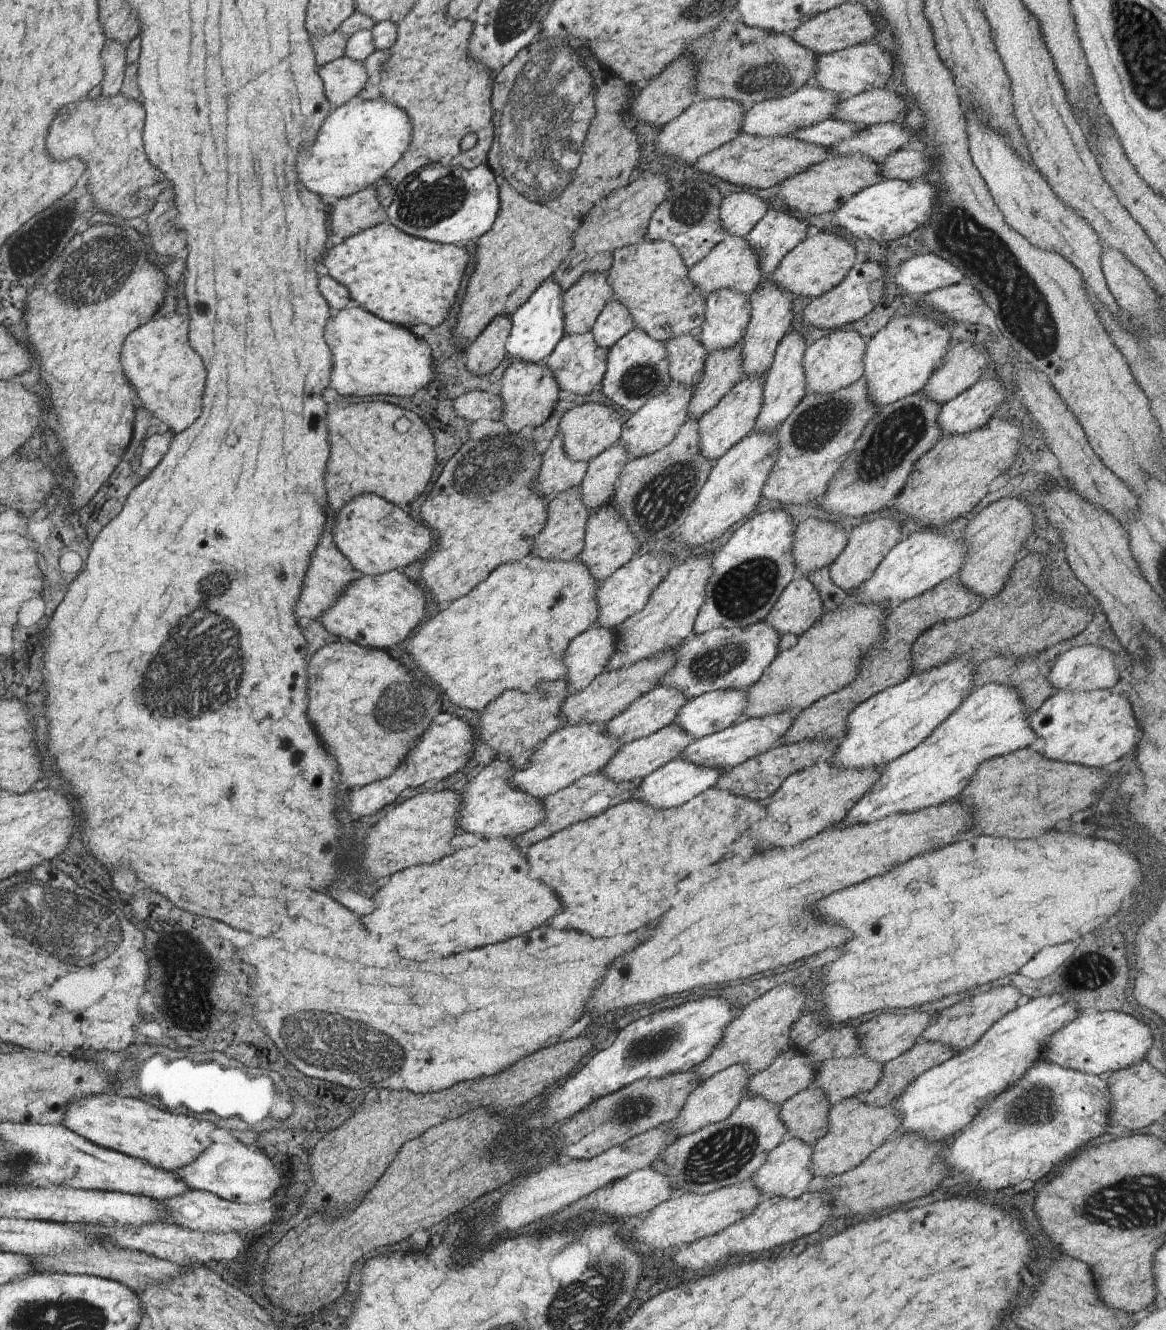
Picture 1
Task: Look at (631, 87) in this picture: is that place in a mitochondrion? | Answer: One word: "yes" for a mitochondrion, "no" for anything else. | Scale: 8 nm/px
no

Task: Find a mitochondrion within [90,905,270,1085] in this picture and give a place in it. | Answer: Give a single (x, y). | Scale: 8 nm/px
(181, 963)

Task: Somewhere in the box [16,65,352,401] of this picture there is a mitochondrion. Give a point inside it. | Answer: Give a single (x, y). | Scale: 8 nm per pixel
(86, 282)

